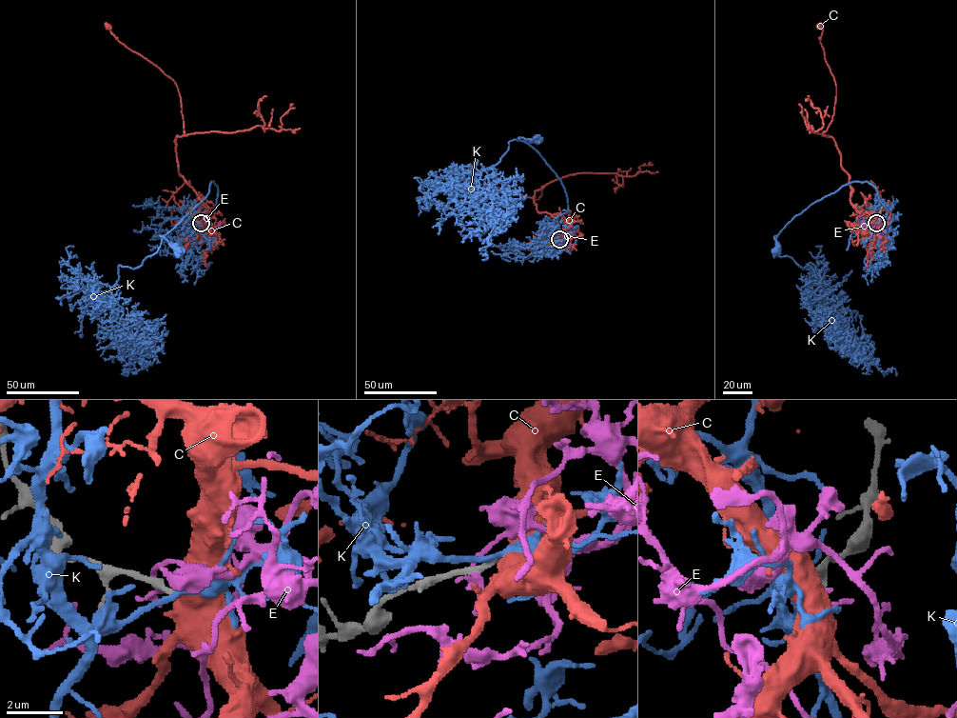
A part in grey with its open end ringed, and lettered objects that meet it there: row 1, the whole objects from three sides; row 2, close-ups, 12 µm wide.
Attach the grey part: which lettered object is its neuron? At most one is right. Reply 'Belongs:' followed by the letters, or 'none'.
Belongs: none

